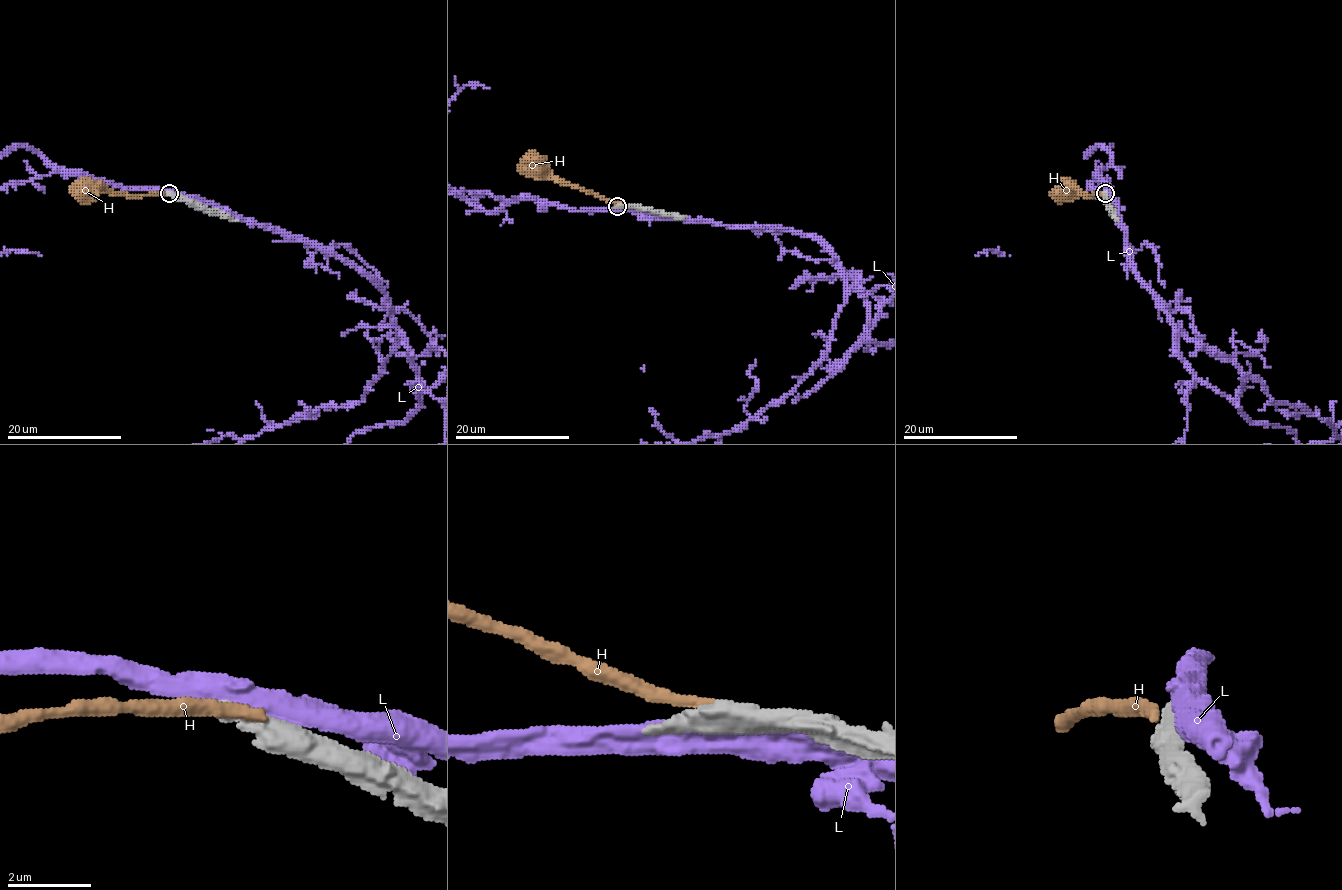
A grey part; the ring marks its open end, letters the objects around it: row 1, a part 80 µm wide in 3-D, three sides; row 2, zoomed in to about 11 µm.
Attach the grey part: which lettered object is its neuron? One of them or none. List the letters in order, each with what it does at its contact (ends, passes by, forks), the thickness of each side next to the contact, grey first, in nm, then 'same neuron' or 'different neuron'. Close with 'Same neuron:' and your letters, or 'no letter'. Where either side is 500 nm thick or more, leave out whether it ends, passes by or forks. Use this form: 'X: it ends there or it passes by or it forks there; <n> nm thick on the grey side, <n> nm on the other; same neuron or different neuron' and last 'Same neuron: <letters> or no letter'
H: it ends there; 440 nm thick on the grey side, 320 nm on the other; different neuron
L: 440 nm thick on the grey side, 550 nm on the other; different neuron
Same neuron: no letter

